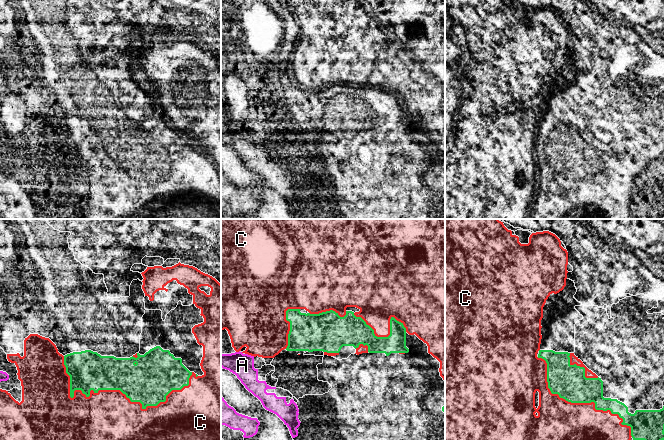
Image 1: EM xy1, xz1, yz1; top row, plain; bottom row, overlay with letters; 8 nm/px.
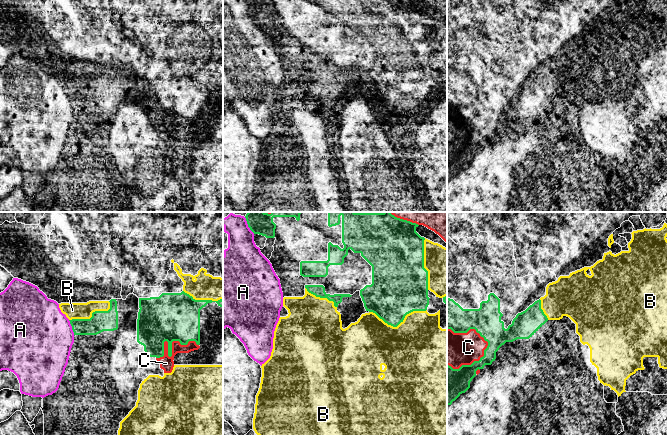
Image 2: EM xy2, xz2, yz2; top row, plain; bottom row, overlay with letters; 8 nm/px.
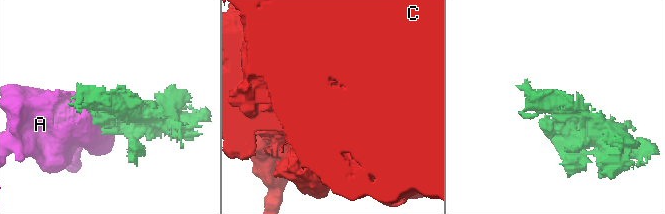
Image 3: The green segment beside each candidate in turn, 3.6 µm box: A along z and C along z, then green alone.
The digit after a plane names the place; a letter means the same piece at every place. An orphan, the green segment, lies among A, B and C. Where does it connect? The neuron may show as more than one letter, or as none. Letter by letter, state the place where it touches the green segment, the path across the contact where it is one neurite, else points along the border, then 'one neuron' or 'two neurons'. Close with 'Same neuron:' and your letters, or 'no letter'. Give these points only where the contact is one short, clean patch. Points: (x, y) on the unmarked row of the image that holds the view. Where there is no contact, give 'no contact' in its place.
A: contact xy2 (72, 103); two neurons
B: contact xz2 (398, 100); two neurons
C: contact xy1 (114, 165); two neurons
Same neuron: no letter

